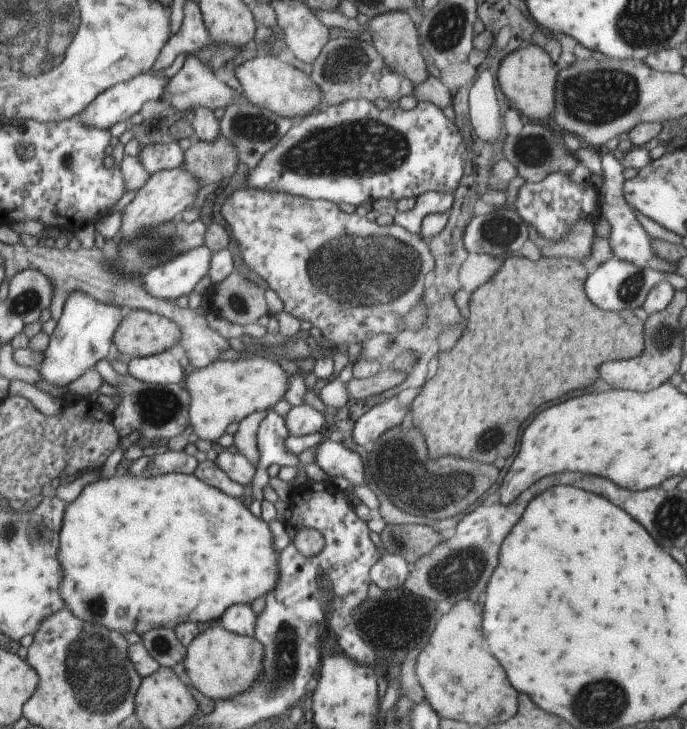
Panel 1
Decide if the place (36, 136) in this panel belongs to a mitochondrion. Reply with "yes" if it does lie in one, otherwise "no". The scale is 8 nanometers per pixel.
no

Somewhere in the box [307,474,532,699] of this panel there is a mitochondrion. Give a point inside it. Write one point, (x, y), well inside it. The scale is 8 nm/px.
(458, 573)

